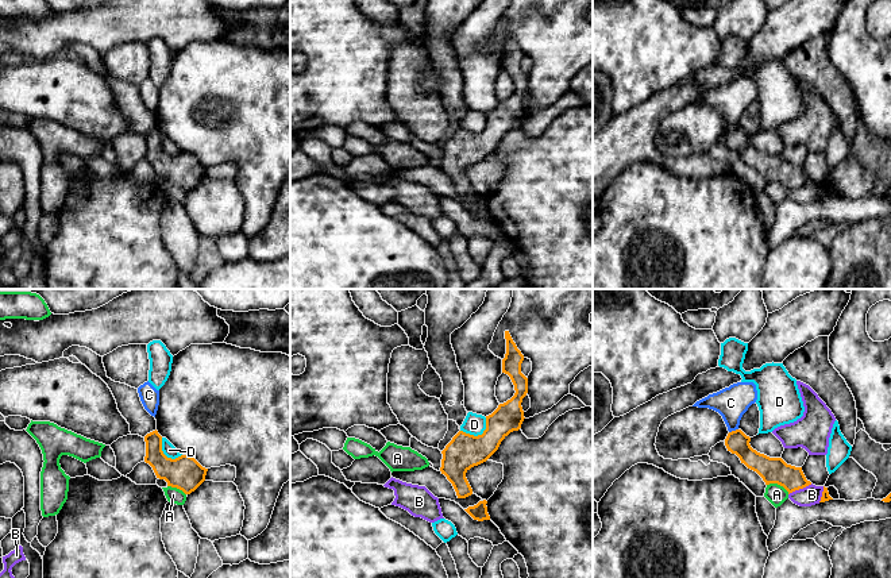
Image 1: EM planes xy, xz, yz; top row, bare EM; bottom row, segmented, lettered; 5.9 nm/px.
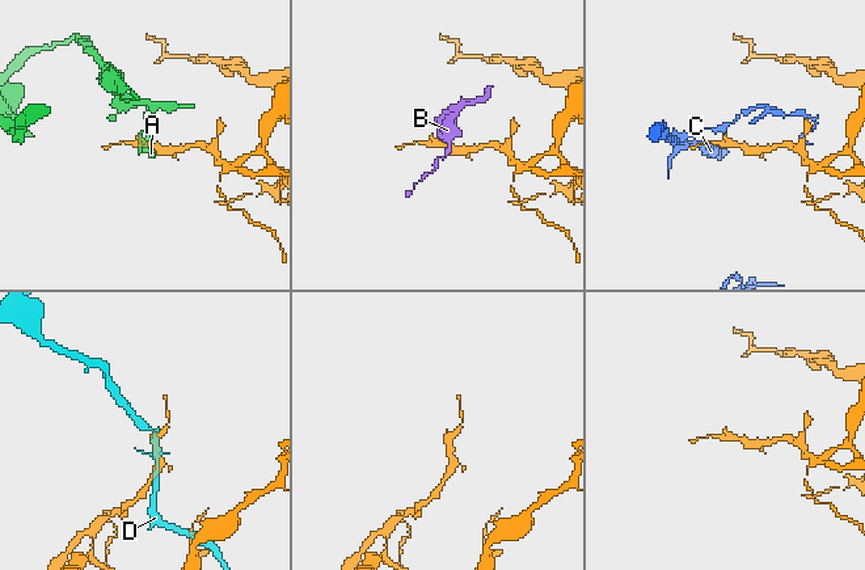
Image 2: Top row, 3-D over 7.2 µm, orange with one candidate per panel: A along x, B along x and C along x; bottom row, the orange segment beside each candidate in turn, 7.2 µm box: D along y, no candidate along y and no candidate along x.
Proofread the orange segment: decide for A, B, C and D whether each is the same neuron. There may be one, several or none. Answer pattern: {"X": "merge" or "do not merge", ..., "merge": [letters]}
{"A": "do not merge", "B": "do not merge", "C": "do not merge", "D": "do not merge", "merge": []}

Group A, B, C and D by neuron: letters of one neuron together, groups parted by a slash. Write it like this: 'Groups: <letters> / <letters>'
Groups: A / B / C / D

